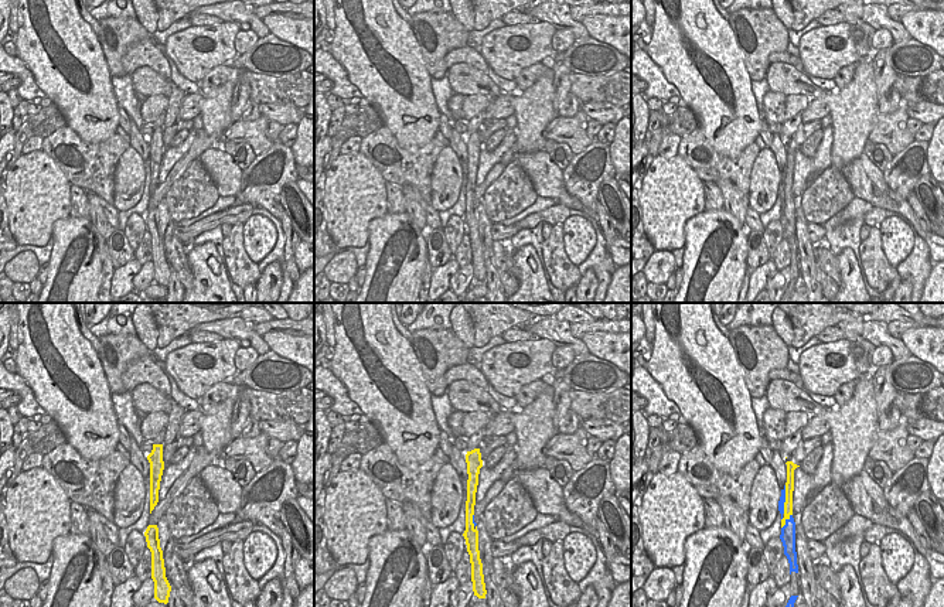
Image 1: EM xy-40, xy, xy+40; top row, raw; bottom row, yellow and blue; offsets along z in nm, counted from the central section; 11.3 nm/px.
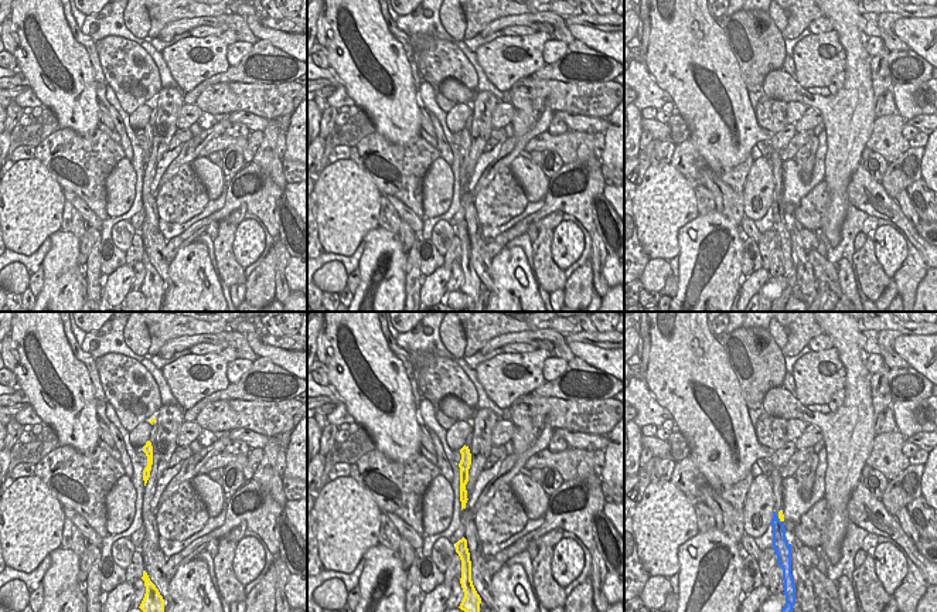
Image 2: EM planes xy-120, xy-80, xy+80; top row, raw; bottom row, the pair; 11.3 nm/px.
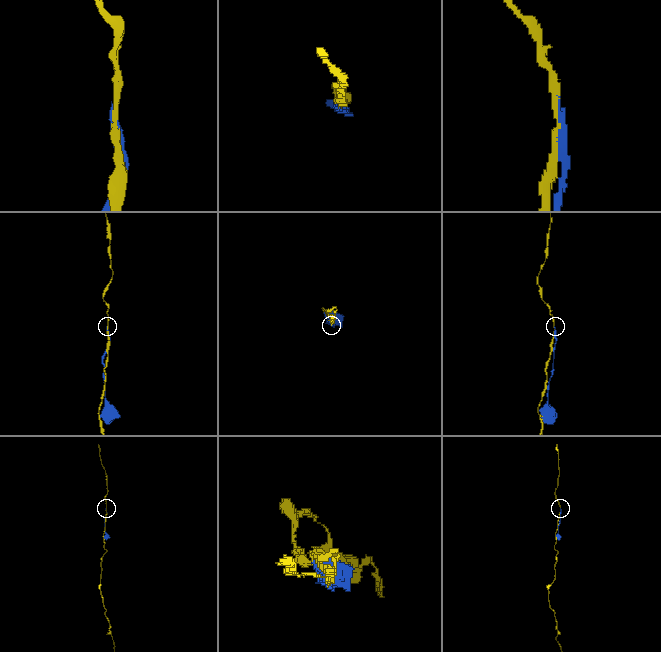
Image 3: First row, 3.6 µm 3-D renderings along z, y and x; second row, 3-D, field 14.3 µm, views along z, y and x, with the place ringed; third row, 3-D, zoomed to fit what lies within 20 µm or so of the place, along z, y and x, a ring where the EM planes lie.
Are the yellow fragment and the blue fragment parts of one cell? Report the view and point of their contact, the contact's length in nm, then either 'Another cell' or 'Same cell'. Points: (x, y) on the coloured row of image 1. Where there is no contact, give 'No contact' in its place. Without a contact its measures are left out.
Touches yellow at xy+40 (786, 500). Shared border 320 nm. Another cell.

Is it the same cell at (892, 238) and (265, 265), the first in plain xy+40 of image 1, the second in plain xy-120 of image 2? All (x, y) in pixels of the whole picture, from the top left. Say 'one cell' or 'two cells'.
two cells

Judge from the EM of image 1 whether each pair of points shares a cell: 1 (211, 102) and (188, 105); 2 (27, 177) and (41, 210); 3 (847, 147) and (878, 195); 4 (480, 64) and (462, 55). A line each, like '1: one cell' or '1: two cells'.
1: two cells
2: one cell
3: two cells
4: one cell

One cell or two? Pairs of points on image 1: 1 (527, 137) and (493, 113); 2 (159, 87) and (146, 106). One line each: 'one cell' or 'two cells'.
1: two cells
2: two cells

